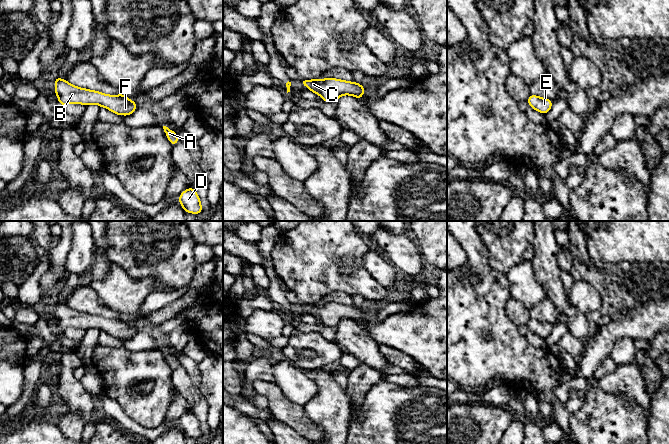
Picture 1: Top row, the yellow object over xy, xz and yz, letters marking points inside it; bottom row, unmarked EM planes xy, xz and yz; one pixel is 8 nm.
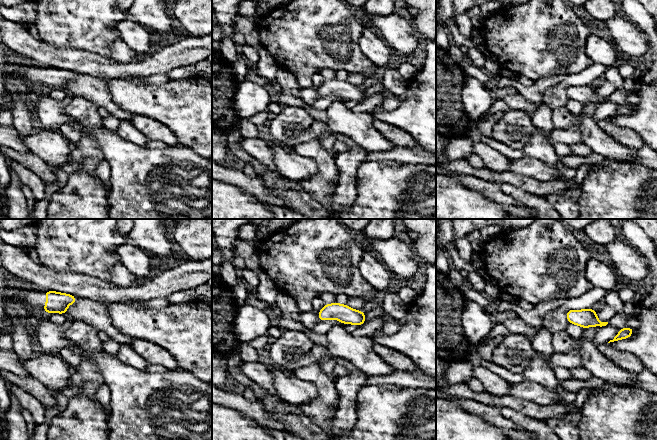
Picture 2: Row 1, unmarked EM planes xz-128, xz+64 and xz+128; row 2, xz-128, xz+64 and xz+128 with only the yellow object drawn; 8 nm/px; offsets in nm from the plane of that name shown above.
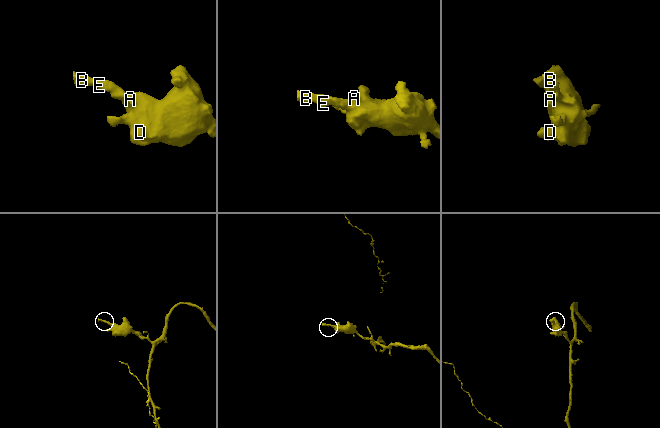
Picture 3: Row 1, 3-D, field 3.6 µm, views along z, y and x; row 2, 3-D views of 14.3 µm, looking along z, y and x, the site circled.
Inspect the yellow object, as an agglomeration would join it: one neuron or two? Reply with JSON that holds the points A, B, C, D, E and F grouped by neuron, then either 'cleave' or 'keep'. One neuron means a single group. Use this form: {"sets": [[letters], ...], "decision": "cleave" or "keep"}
{"sets": [["A", "B", "C", "D", "E", "F"]], "decision": "keep"}

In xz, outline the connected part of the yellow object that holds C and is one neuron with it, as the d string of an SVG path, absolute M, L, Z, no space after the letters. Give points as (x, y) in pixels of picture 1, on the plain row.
M323 302L321 305L303 303L300 308L308 311L314 318L320 319L325 326L336 326L342 319L352 319L362 324L366 315L360 307L335 302Z

